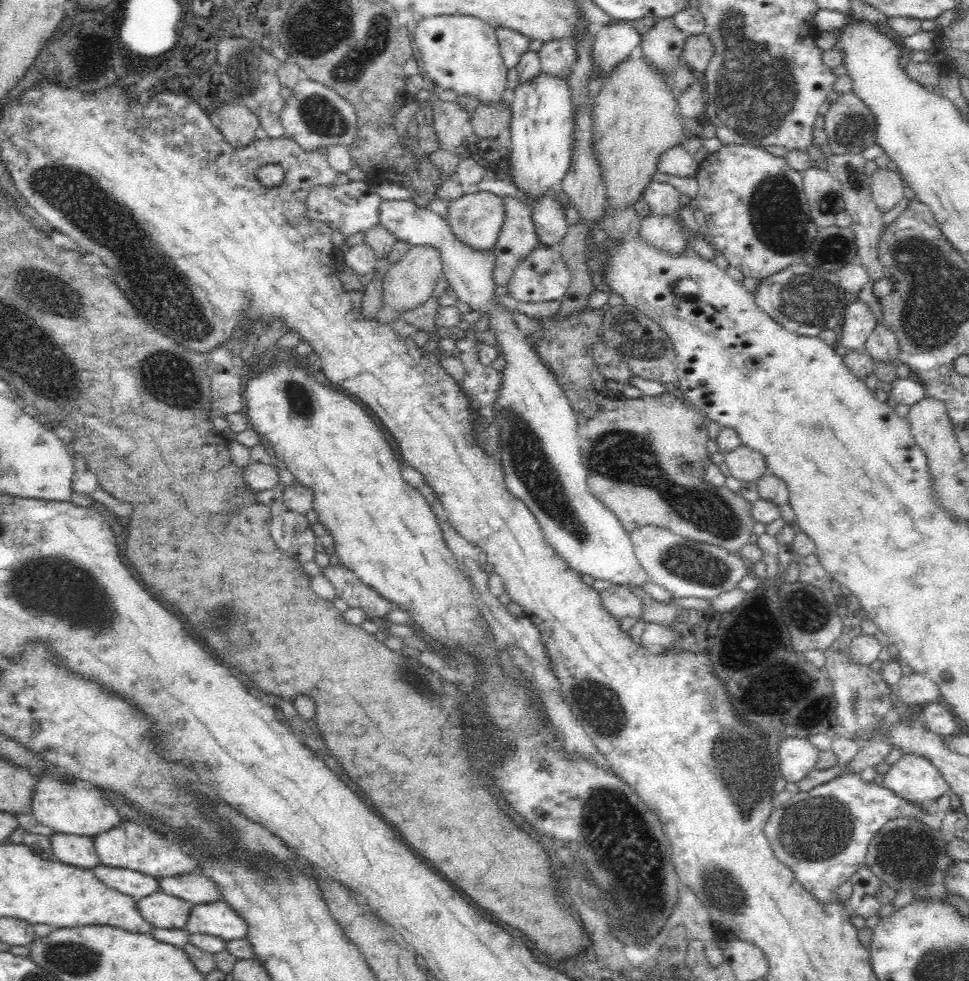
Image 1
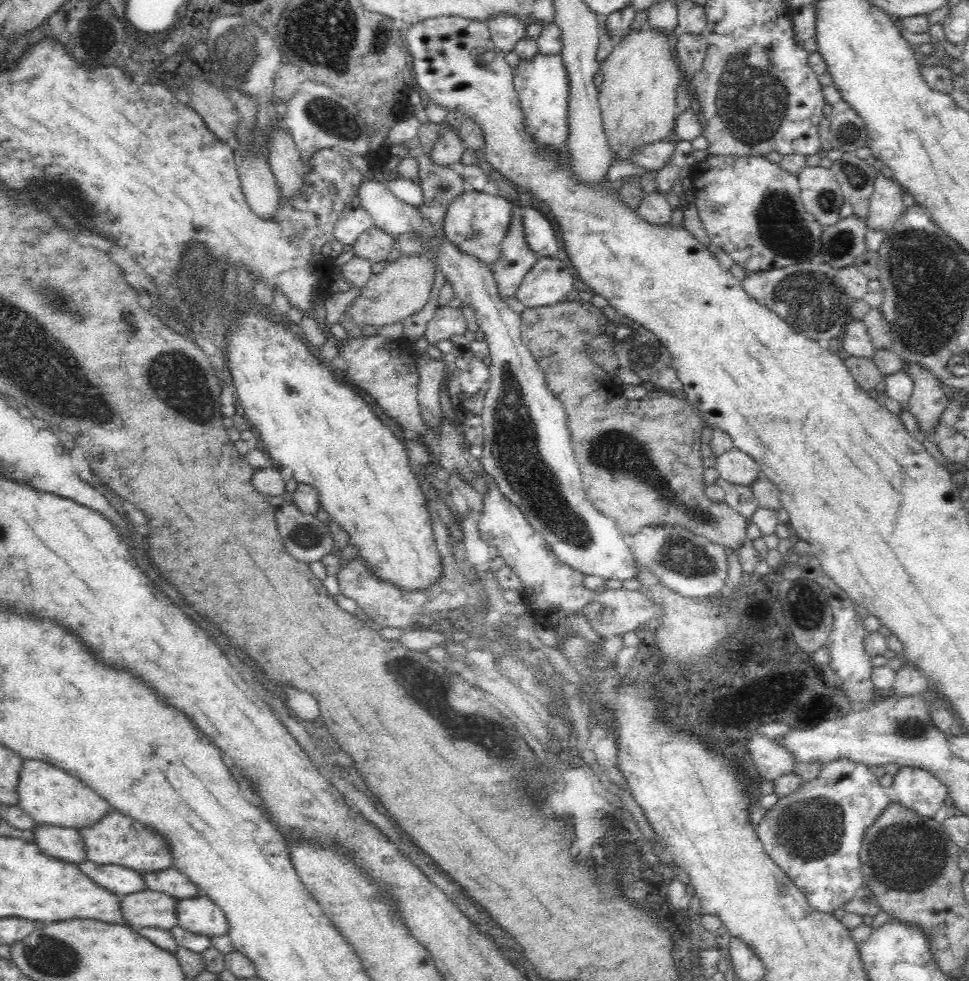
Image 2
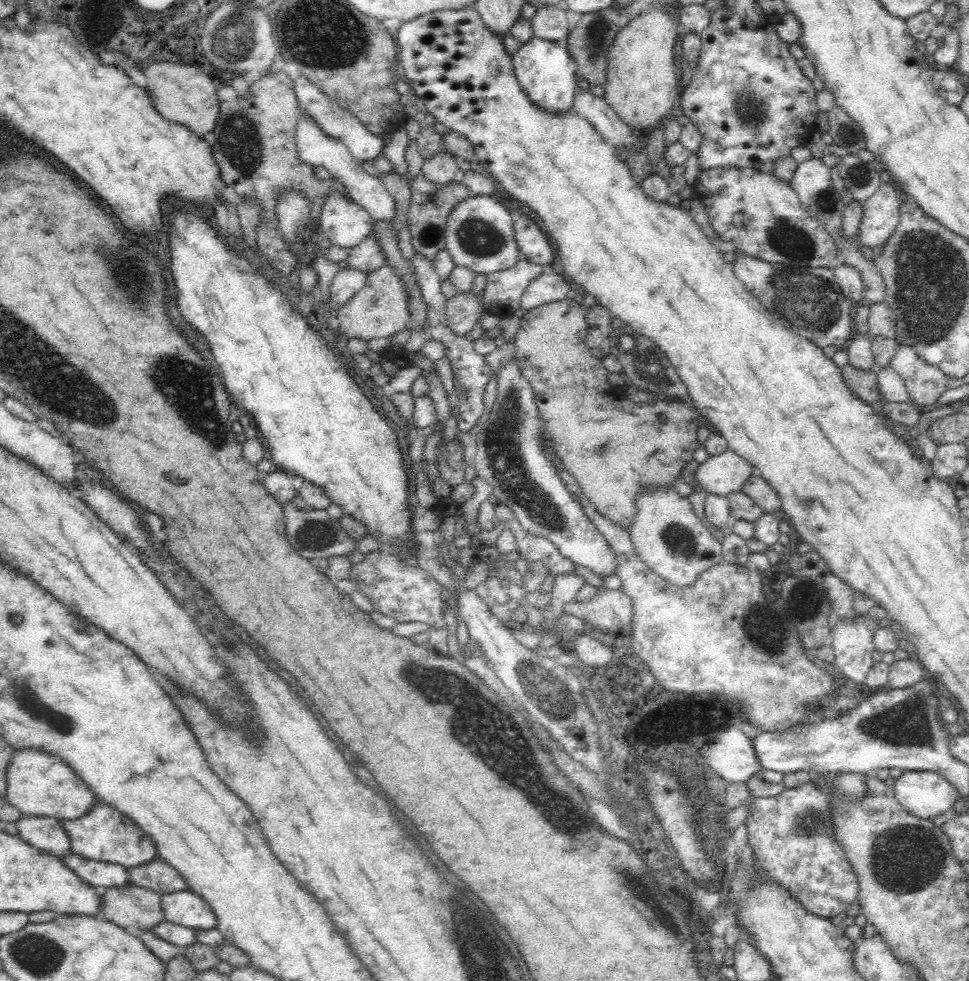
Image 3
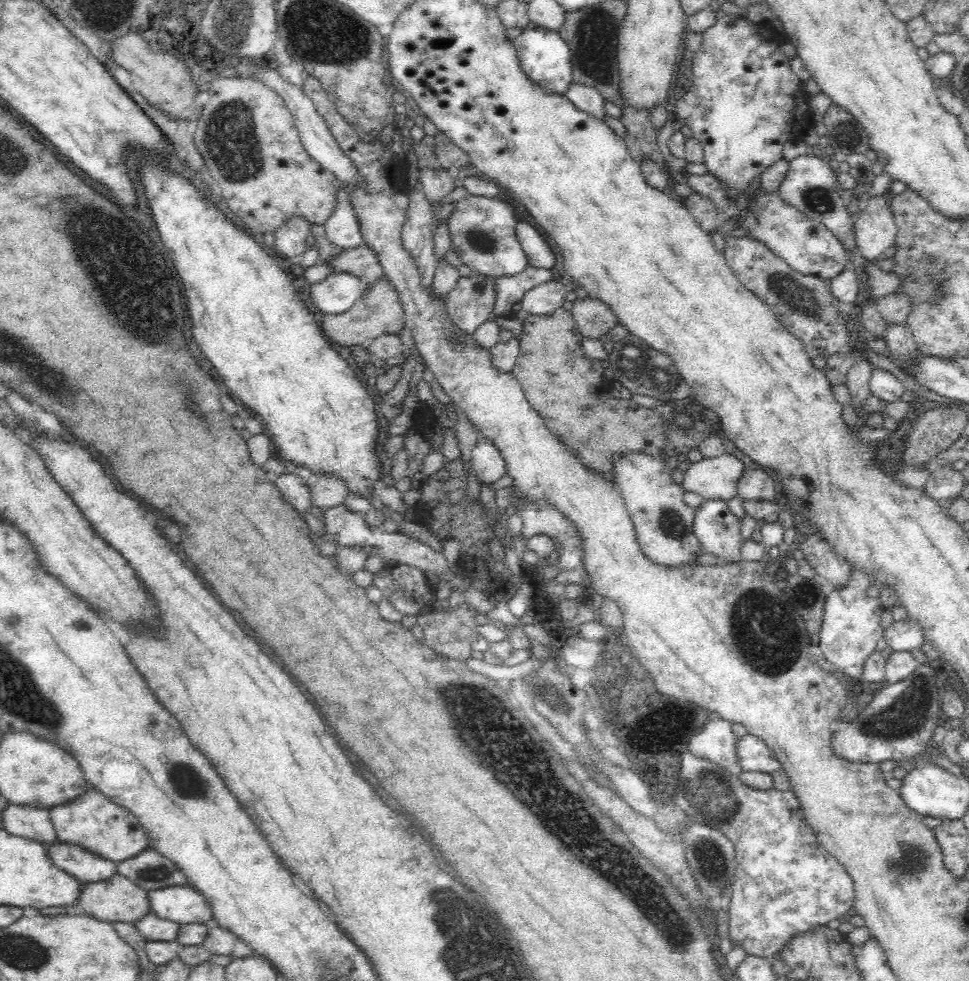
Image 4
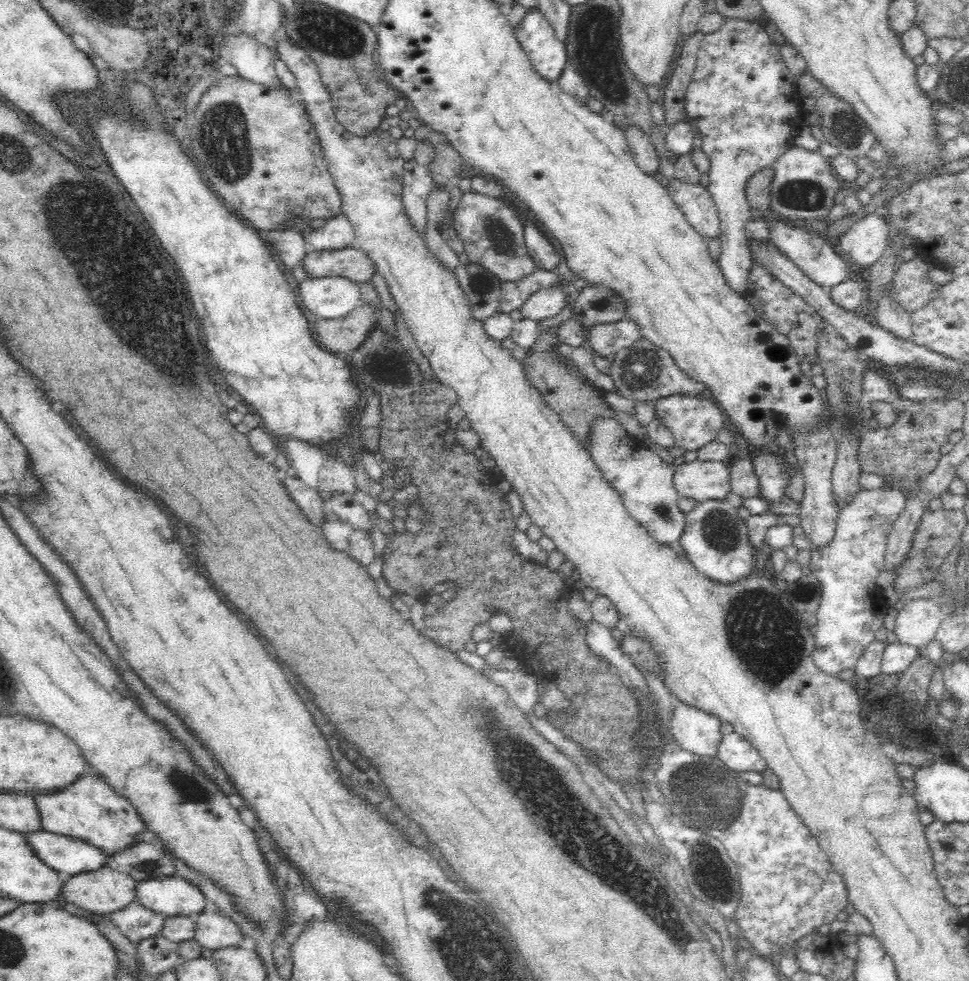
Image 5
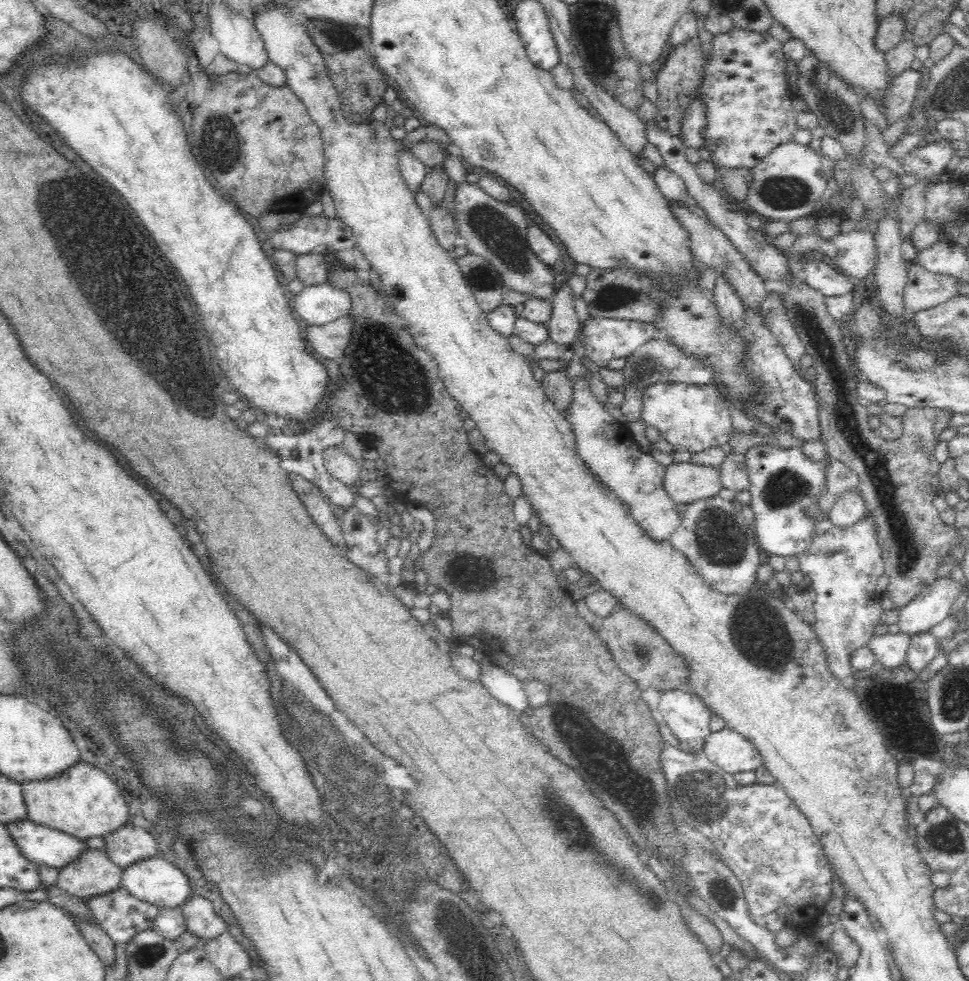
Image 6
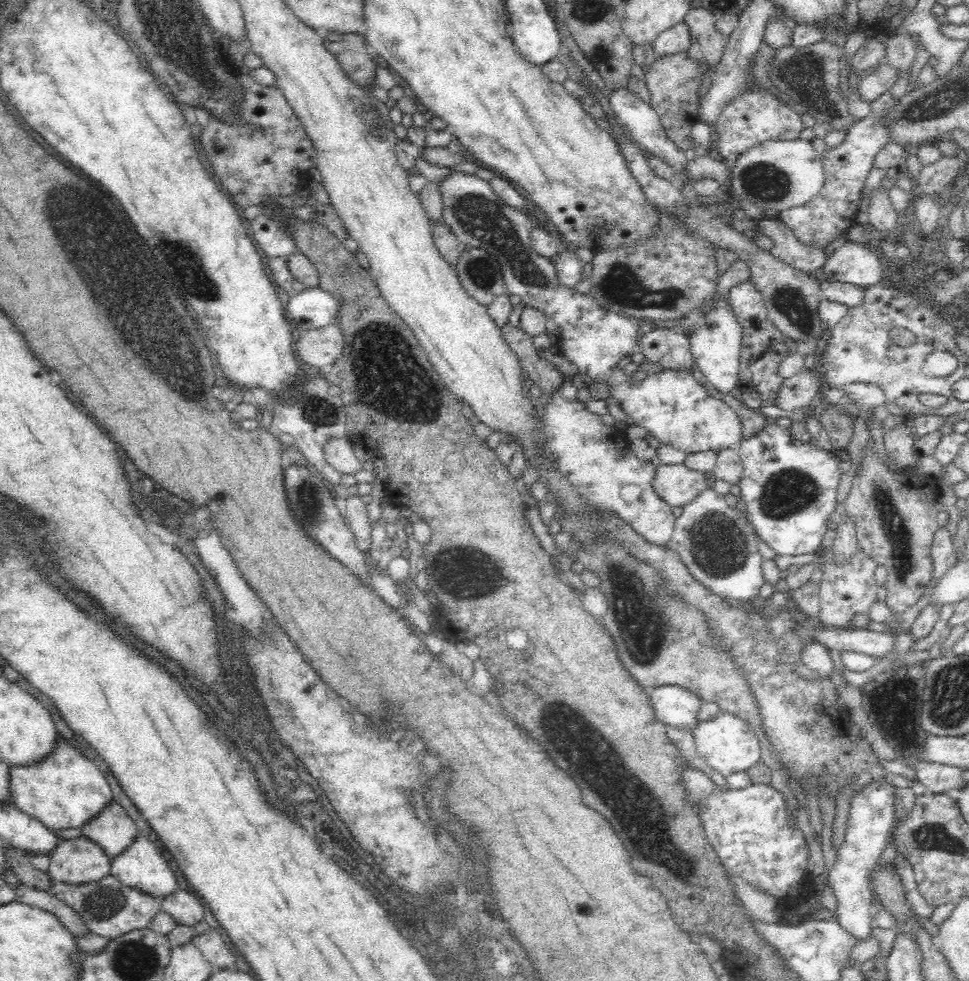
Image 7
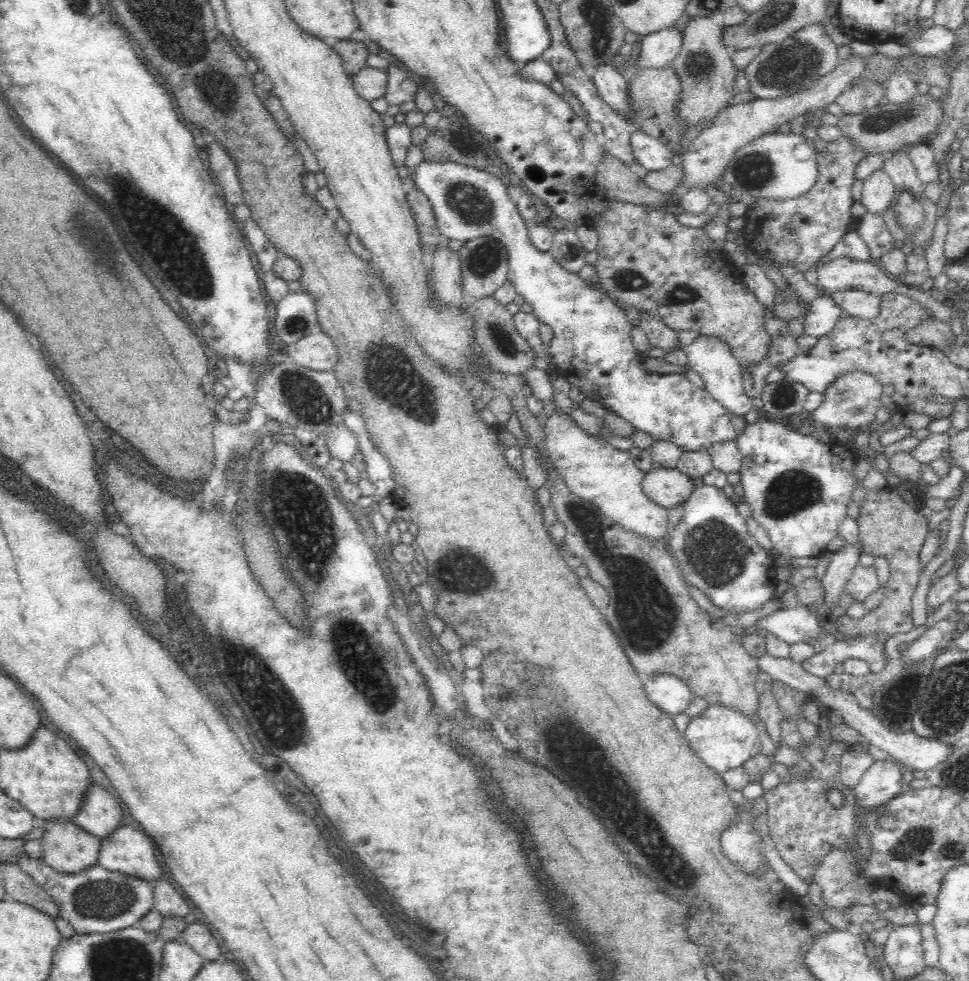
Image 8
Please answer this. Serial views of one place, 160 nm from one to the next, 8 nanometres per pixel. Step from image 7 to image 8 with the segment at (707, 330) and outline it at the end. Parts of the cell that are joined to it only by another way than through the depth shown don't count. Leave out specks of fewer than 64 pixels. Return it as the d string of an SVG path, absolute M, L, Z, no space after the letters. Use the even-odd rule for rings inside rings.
M696 337L689 345L683 347L687 356L687 366L697 372L706 383L706 391L718 401L721 406L736 416L752 417L756 412L751 399L746 395L743 386L743 373L730 347L716 337Z

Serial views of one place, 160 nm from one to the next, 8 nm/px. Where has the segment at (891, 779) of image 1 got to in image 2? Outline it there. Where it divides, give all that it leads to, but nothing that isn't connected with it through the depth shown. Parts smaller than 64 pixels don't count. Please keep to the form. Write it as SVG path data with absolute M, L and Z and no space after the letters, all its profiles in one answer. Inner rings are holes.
M900 766L893 777L888 790L895 801L920 816L933 817L949 797L947 786L922 768Z

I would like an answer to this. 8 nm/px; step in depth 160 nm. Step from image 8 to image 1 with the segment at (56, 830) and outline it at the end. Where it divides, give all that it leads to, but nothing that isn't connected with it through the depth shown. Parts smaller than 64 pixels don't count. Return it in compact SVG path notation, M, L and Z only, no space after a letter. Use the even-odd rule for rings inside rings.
M160 890L146 898L138 899L142 918L155 928L185 928L195 904Z

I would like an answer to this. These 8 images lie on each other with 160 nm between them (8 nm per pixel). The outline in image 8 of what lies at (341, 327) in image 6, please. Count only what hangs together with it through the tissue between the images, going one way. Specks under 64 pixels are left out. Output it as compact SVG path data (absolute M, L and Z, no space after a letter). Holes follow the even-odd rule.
M324 332L307 334L304 338L283 346L285 358L292 359L296 364L306 368L319 371L332 371L333 366L338 363L336 345L330 336Z

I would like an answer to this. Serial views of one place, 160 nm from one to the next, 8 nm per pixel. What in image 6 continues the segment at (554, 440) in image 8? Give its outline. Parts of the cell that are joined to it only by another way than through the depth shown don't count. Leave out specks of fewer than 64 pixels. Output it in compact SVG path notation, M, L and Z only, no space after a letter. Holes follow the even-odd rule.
M584 376L576 378L576 385L573 386L574 402L570 406L570 412L564 414L574 427L578 453L584 458L586 465L602 479L602 483L630 507L630 514L647 536L654 540L668 541L681 526L681 513L664 487L666 466L660 464L650 453L640 450L628 424L610 415L602 403L592 396L593 391L589 385L590 382Z

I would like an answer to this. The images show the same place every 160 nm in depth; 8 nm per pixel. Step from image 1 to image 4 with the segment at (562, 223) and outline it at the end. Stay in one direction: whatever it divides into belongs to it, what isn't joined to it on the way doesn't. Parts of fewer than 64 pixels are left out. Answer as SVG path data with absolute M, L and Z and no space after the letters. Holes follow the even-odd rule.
M524 220L517 221L515 233L528 258L529 265L549 269L554 267L555 256L550 246L546 244L544 238L532 224L528 224Z

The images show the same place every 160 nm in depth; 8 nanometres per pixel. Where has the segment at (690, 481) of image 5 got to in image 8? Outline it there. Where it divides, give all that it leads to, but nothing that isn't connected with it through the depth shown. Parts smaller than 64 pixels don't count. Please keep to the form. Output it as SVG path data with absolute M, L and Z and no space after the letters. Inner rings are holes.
M676 468L650 469L642 480L642 491L648 499L668 510L683 503L697 486L697 479Z

